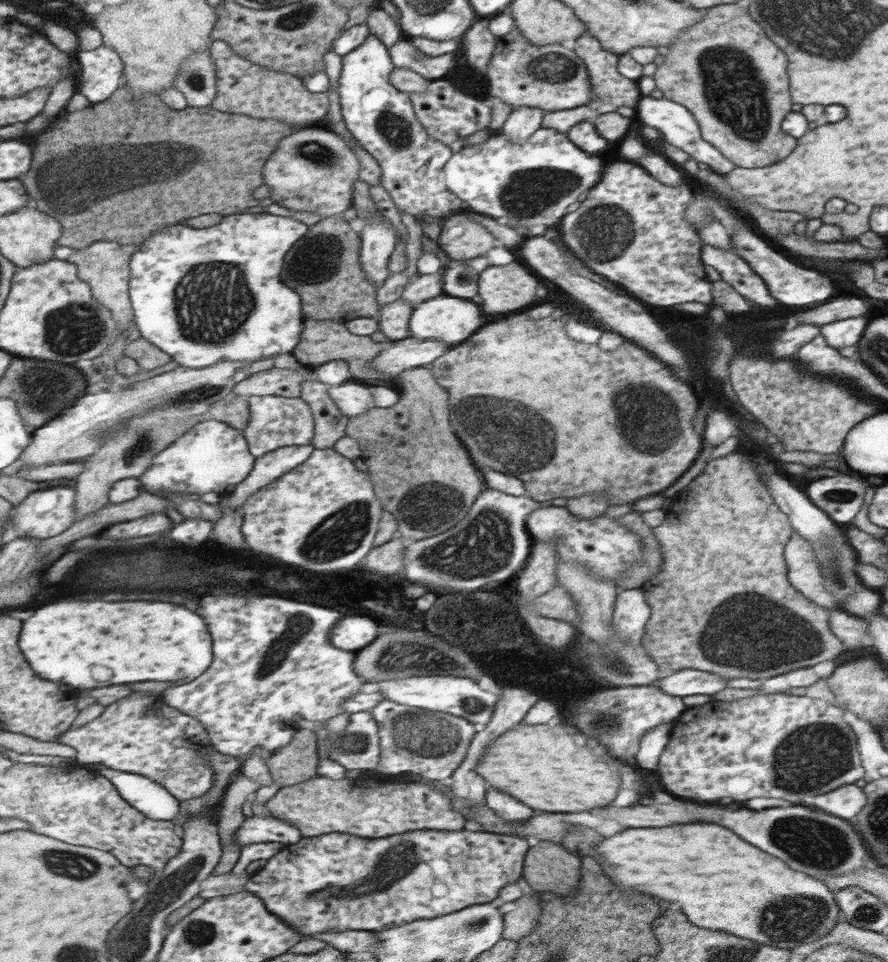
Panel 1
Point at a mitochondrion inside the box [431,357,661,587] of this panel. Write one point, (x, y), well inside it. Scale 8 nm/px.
(507, 431)

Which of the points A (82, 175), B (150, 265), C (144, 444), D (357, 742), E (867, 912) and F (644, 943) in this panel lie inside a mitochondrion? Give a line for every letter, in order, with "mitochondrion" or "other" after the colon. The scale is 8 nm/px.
A: mitochondrion
B: other
C: mitochondrion
D: mitochondrion
E: mitochondrion
F: other

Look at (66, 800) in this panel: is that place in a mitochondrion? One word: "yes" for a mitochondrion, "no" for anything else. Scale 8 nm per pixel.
no

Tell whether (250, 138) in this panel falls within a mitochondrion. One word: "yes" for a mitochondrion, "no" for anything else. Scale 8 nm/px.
no

